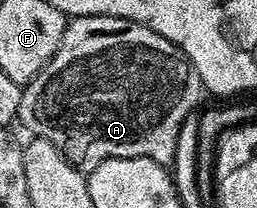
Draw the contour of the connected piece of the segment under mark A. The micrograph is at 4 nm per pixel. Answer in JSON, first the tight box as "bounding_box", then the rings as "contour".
{"bounding_box":[18,16,204,172],"contour":[[[80,16],[67,21],[66,31],[52,60],[48,60],[48,64],[44,64],[42,71],[22,87],[18,122],[21,125],[26,125],[34,138],[43,138],[52,143],[77,170],[83,172],[96,169],[109,158],[151,158],[163,164],[170,164],[174,153],[178,150],[178,137],[182,134],[182,125],[185,124],[186,117],[194,109],[196,109],[195,111],[199,109],[198,101],[201,100],[202,94],[204,95],[204,87],[200,76],[185,54],[178,49],[176,44],[172,44],[164,36],[152,32],[152,28],[148,28],[143,22],[133,22],[127,18],[117,18],[116,16]]]}

